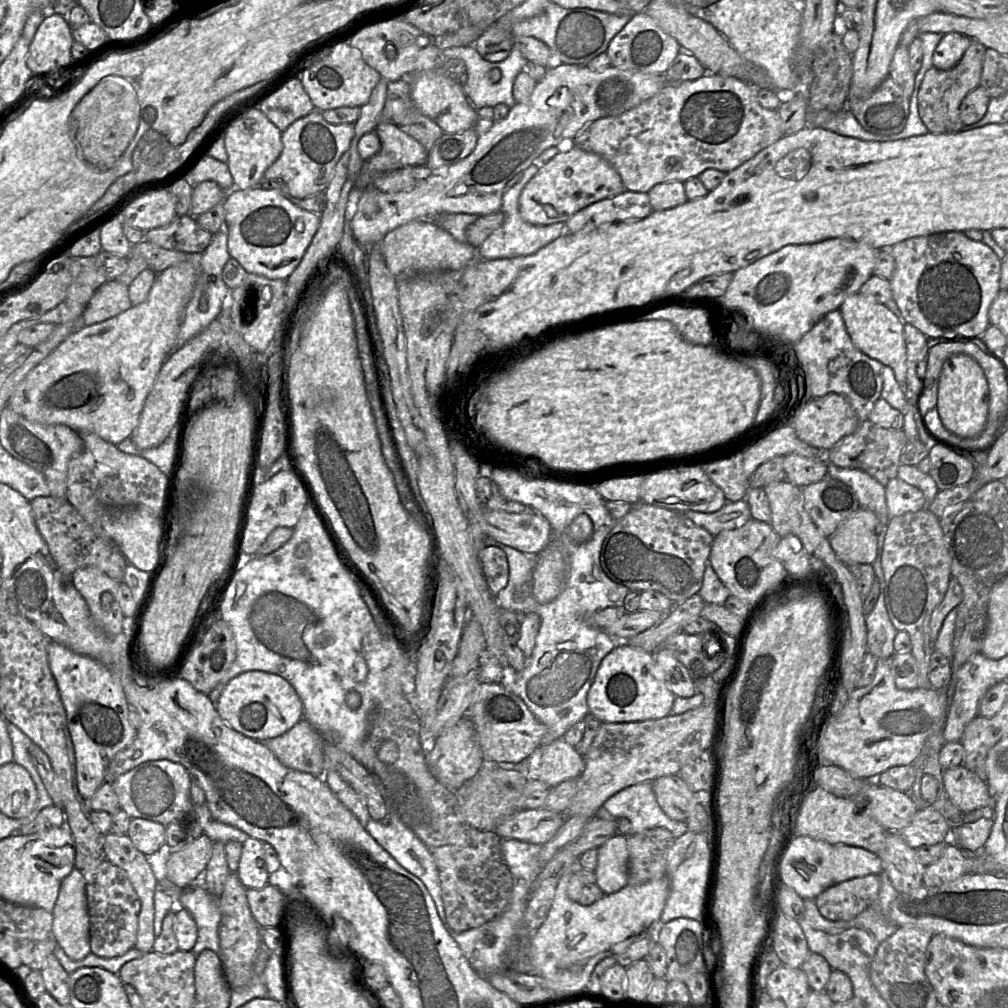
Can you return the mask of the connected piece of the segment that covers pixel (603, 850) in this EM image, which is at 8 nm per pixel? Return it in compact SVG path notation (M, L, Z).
M616 834L597 848L596 884L604 894L613 894L628 885L629 851L627 837Z

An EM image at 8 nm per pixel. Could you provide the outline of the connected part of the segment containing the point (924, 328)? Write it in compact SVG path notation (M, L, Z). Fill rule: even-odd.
M963 231L917 236L890 248L895 270L889 280L894 301L902 313L902 321L909 323L929 338L979 339L989 327L989 308L1000 289L1001 260L982 241L968 238Z

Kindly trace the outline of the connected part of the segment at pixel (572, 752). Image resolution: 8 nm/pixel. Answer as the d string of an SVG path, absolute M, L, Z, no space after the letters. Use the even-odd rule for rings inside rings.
M563 738L549 743L543 748L538 779L549 787L555 787L563 781L578 778L585 767L585 759L575 747Z

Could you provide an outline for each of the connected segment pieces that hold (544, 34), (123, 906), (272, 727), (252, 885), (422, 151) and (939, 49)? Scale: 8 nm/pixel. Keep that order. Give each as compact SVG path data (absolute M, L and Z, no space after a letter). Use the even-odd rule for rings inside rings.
M550 2L542 14L517 22L513 36L529 36L544 42L561 64L586 66L607 51L611 40L631 19L630 14L616 15L590 8L567 9Z
M106 859L96 868L82 873L86 886L91 953L102 958L122 956L136 942L141 909L139 897L125 871Z
M257 670L243 672L232 678L222 690L215 707L231 728L258 741L282 735L304 716L302 701L286 679Z
M250 837L243 843L237 875L246 889L262 889L269 884L262 841Z
M379 122L374 131L380 139L381 148L379 152L364 161L359 177L364 175L372 183L375 177L385 172L405 166L426 165L428 151L420 142L396 125L390 122Z
M958 32L944 34L933 52L933 67L939 70L954 67L969 47L971 40L970 37Z

